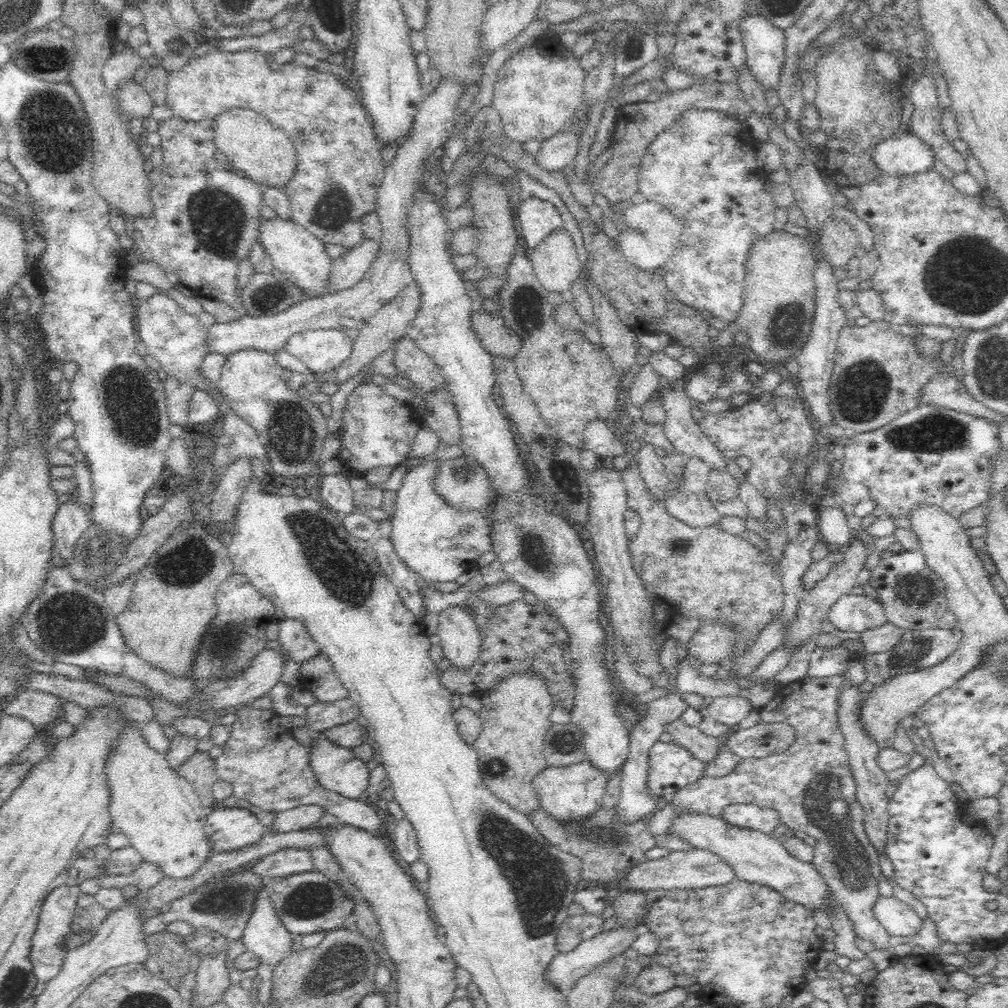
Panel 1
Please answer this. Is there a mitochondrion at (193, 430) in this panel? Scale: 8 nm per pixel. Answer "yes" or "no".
no

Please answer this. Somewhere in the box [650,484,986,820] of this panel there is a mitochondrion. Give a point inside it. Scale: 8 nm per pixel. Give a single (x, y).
(916, 589)

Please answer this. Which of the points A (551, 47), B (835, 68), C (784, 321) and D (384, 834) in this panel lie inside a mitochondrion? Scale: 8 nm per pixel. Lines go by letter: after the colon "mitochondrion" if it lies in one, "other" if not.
A: other
B: other
C: mitochondrion
D: other

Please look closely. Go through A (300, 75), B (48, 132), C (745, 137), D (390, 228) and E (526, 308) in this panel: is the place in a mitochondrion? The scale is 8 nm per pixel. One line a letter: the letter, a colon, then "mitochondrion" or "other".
A: other
B: mitochondrion
C: other
D: other
E: mitochondrion

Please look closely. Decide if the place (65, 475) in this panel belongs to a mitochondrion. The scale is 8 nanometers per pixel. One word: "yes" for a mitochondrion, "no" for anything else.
no

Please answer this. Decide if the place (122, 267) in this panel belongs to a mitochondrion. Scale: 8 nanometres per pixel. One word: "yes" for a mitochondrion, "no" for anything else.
no

